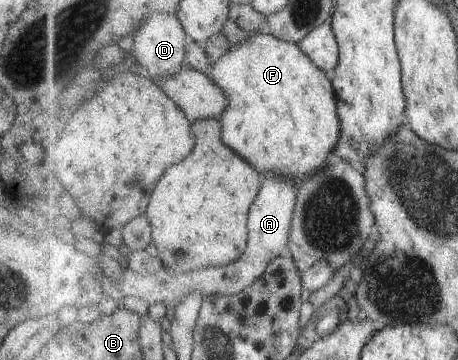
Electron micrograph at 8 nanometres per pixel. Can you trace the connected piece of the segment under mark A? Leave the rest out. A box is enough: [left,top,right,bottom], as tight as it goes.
[113,173,297,308]

